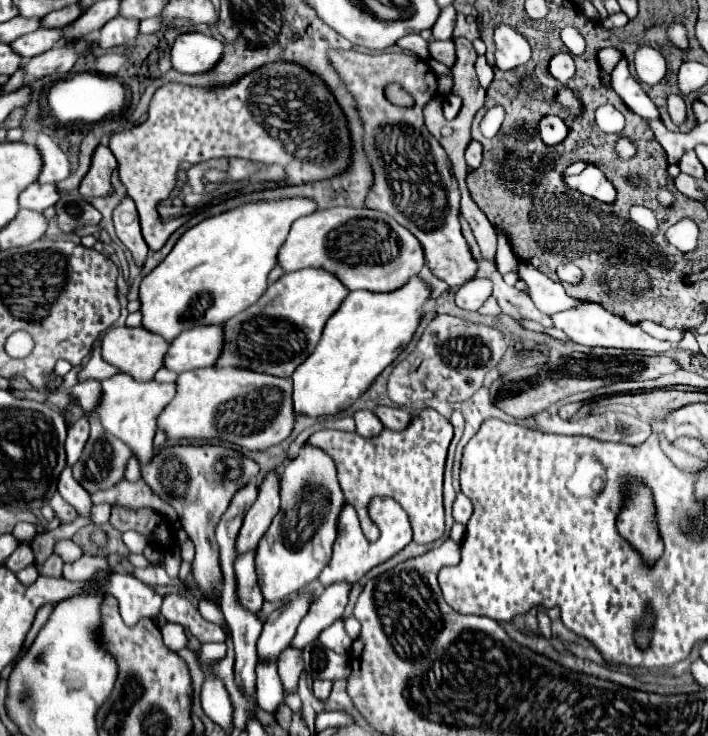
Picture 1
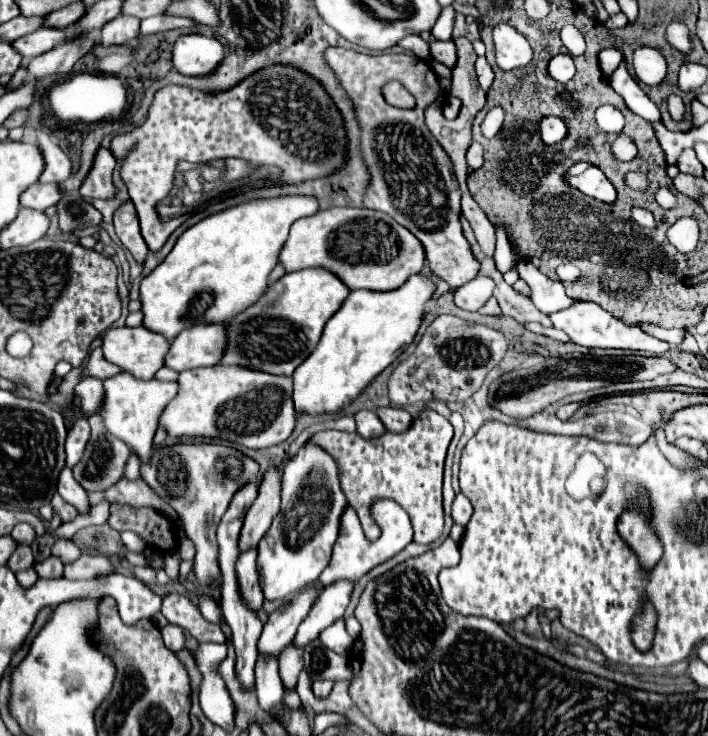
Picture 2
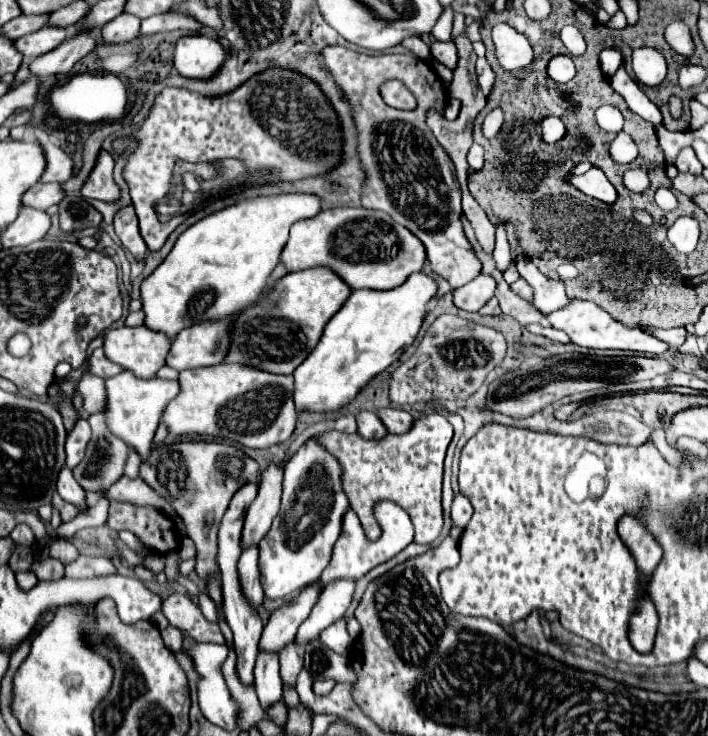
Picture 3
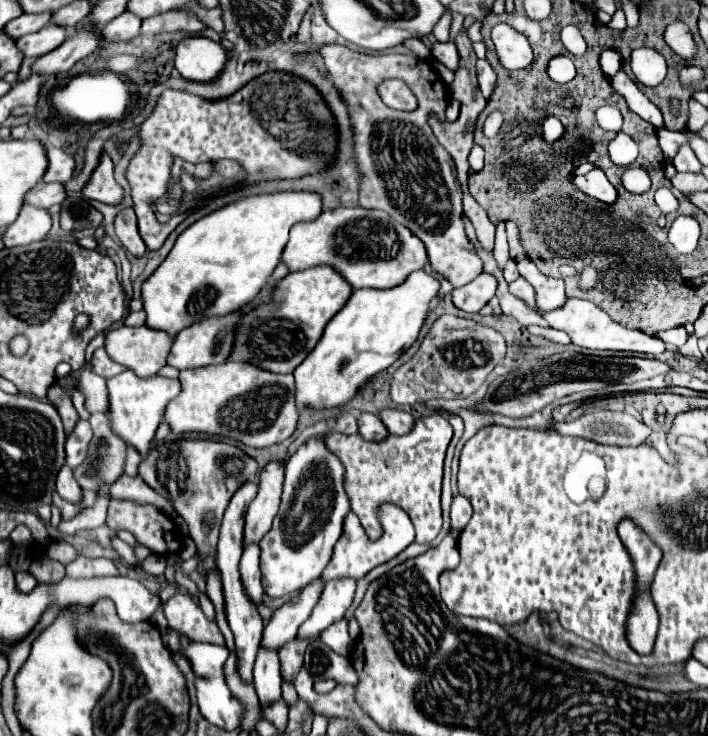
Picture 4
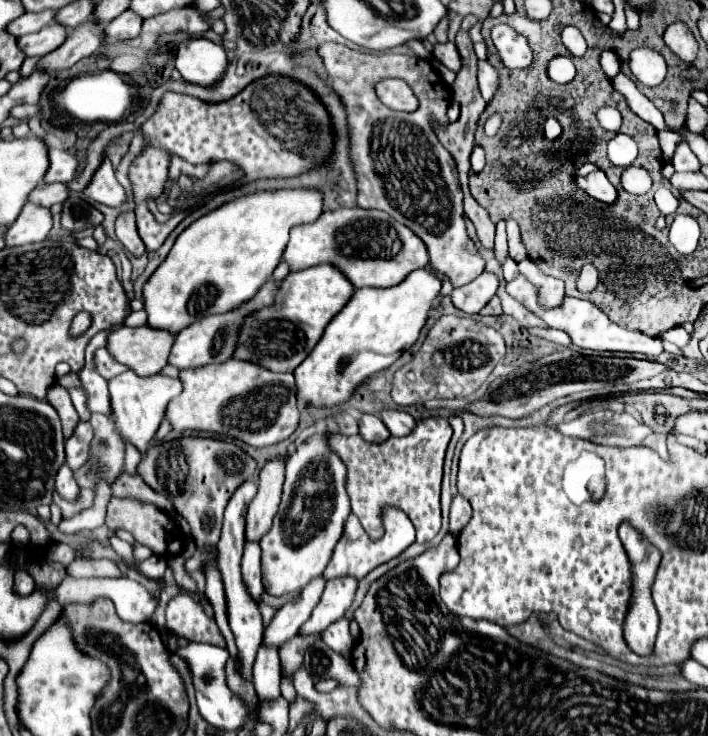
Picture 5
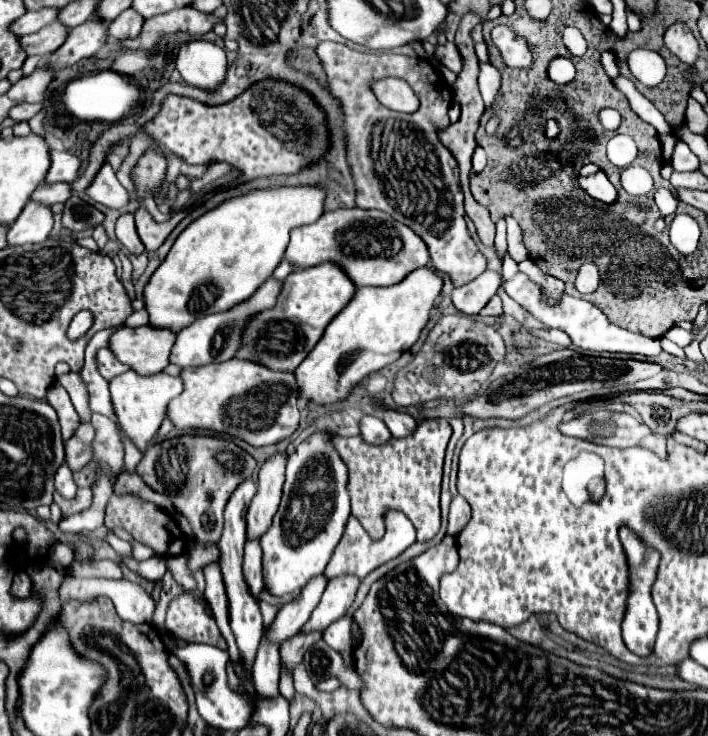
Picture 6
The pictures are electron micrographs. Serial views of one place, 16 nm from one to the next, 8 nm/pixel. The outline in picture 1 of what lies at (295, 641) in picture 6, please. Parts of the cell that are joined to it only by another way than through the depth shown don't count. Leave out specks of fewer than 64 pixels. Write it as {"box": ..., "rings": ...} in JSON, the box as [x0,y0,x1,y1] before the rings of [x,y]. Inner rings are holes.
{"box":[278,648,302,694],"rings":[[[286,648],[278,658],[278,676],[284,686],[284,694],[296,694],[298,692],[298,680],[302,674],[302,650]]]}

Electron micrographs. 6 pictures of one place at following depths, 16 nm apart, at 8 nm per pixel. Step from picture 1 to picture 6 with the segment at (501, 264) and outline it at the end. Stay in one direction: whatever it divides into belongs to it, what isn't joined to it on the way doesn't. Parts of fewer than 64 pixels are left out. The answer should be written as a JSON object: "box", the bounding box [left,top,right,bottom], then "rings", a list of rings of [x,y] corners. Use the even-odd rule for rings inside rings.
{"box":[496,220,508,262],"rings":[[[498,220],[496,222],[496,254],[500,258],[500,262],[504,260],[504,256],[508,254],[508,244],[506,244],[506,222]]]}

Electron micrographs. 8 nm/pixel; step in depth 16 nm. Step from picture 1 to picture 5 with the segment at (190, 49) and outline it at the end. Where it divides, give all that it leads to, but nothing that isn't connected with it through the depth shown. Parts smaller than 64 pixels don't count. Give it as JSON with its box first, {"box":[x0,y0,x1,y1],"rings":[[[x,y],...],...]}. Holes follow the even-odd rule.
{"box":[176,38,226,84],"rings":[[[190,38],[180,42],[176,50],[176,70],[184,80],[194,84],[214,84],[226,68],[226,52],[220,44],[206,38]]]}

